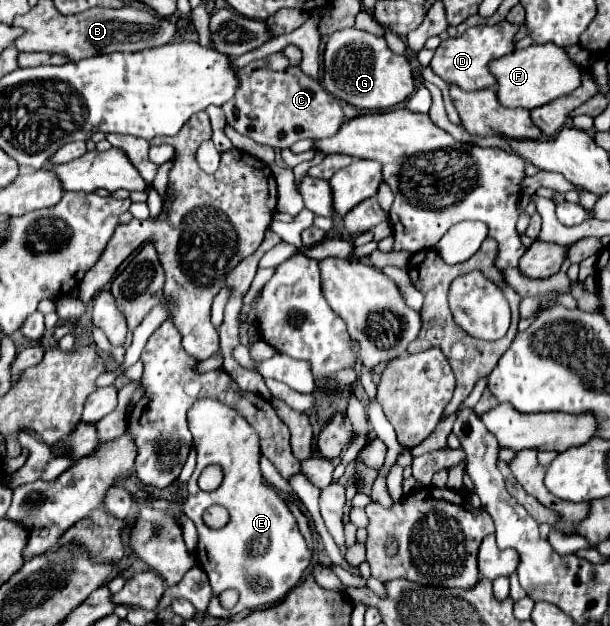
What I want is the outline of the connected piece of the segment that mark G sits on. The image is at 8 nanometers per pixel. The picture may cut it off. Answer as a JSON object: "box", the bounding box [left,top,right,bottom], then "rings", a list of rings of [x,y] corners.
{"box":[324,29,414,111],"rings":[[[342,29],[336,31],[326,43],[324,89],[356,109],[382,111],[402,103],[414,93],[414,77],[408,59],[392,53],[384,37],[358,29]]]}

